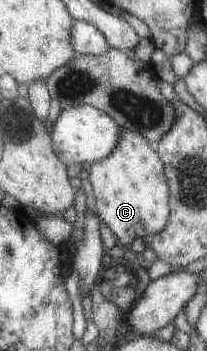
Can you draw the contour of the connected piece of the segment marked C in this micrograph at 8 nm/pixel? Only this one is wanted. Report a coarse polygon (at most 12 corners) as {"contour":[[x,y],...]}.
{"contour":[[120,127],[90,164],[95,211],[129,246],[162,231],[169,187],[158,142]]}

